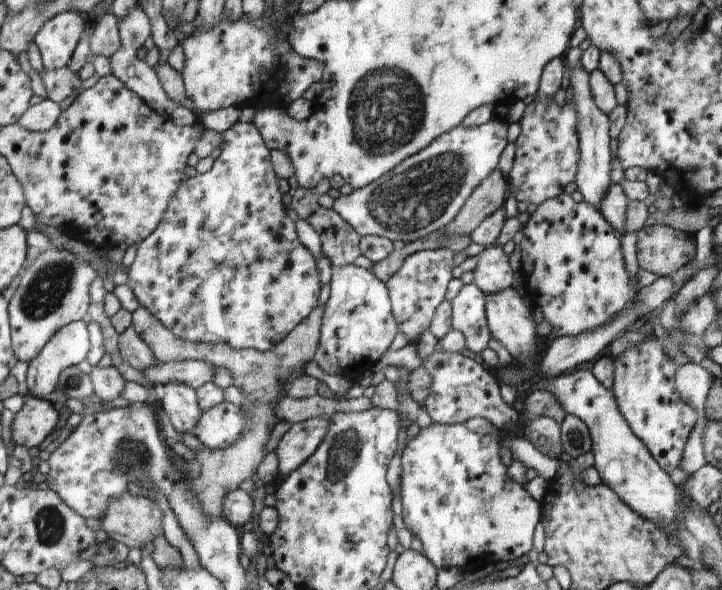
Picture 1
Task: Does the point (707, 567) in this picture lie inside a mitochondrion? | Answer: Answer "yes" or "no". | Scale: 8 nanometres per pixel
no

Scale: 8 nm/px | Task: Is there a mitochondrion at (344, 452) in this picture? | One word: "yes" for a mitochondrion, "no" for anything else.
yes

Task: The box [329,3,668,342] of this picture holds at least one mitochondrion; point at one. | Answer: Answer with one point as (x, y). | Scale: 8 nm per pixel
(408, 200)

